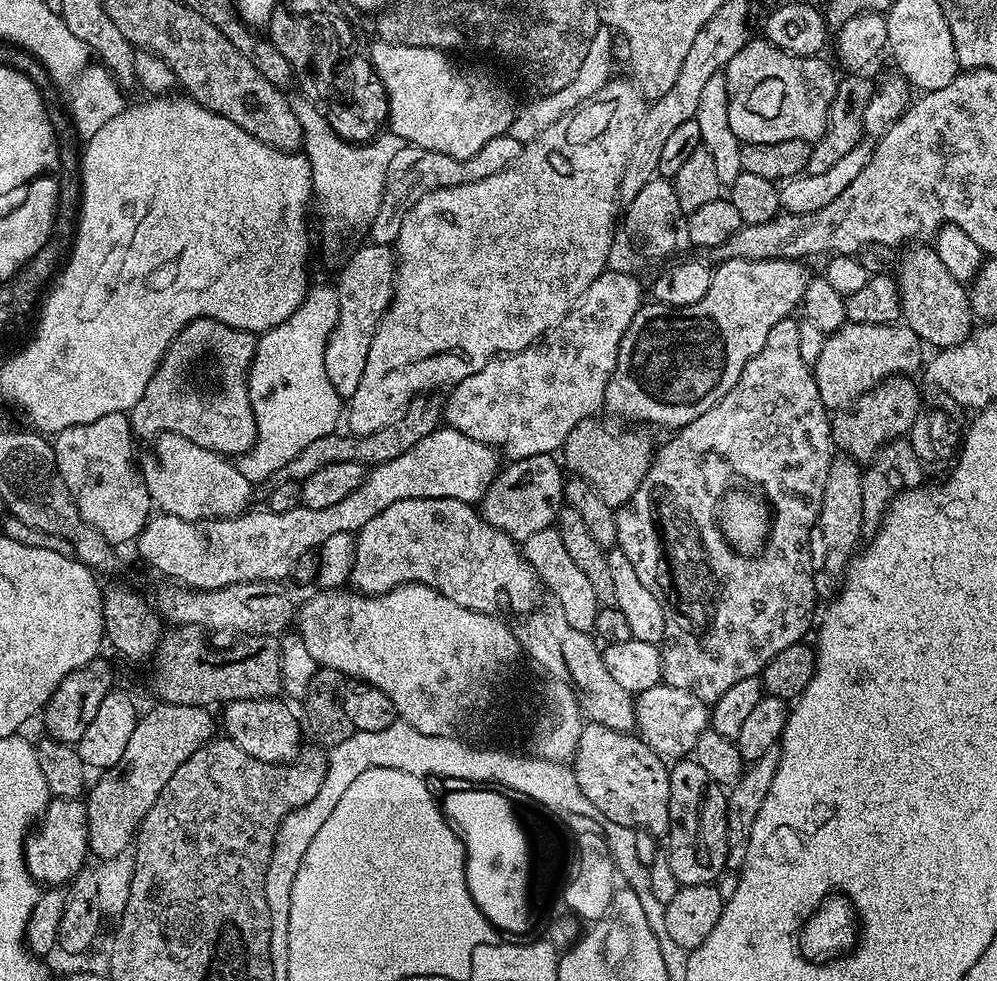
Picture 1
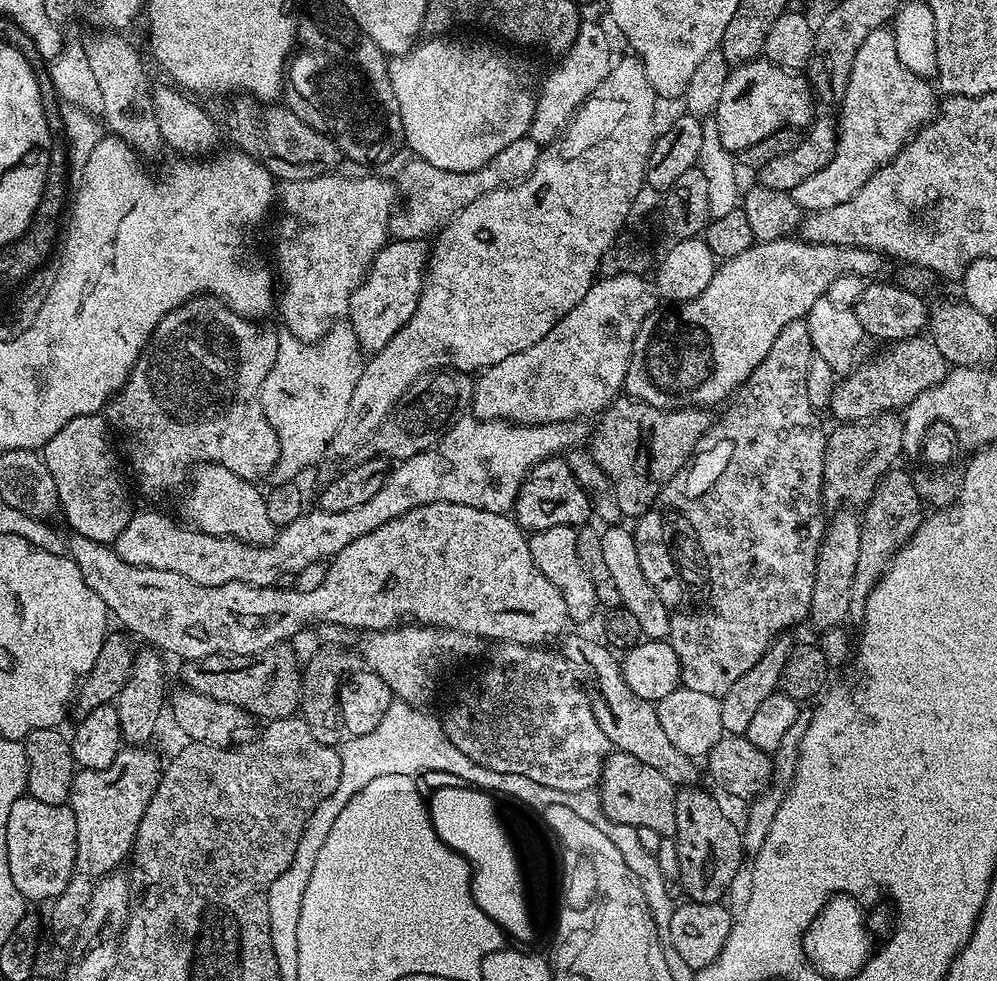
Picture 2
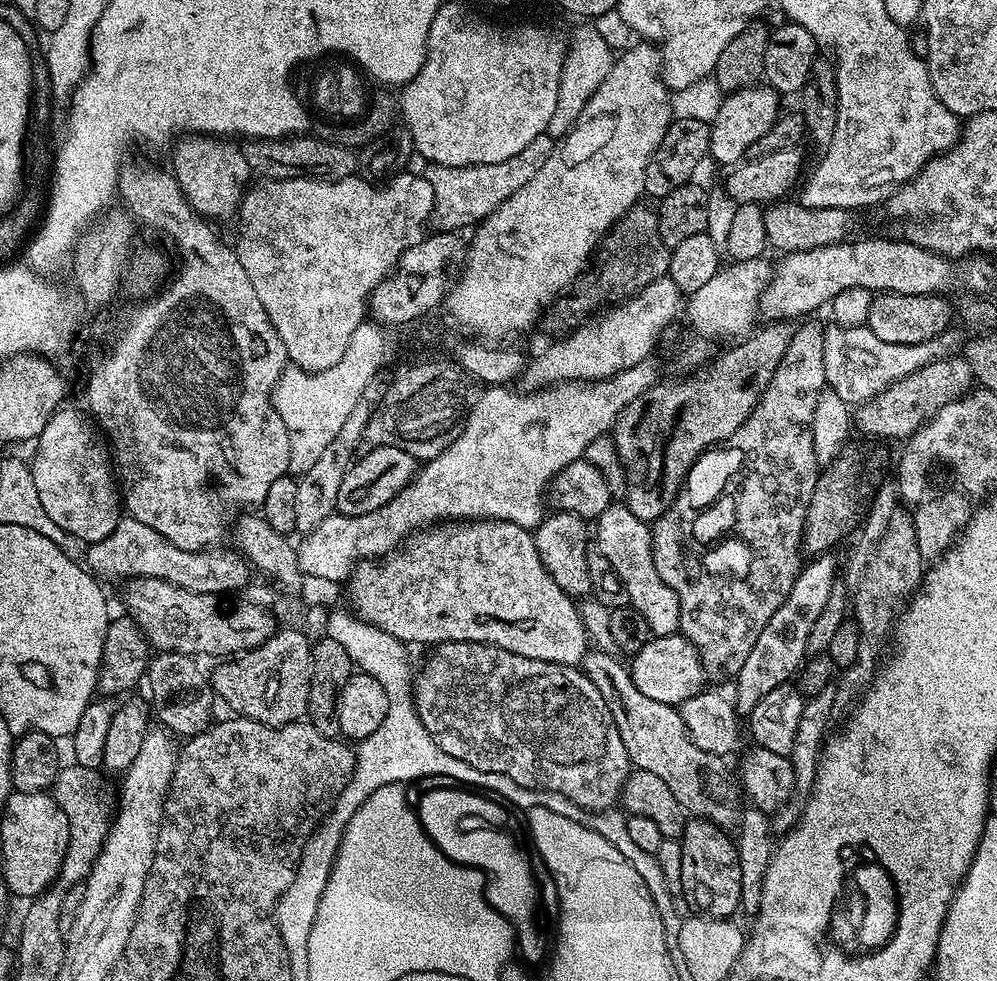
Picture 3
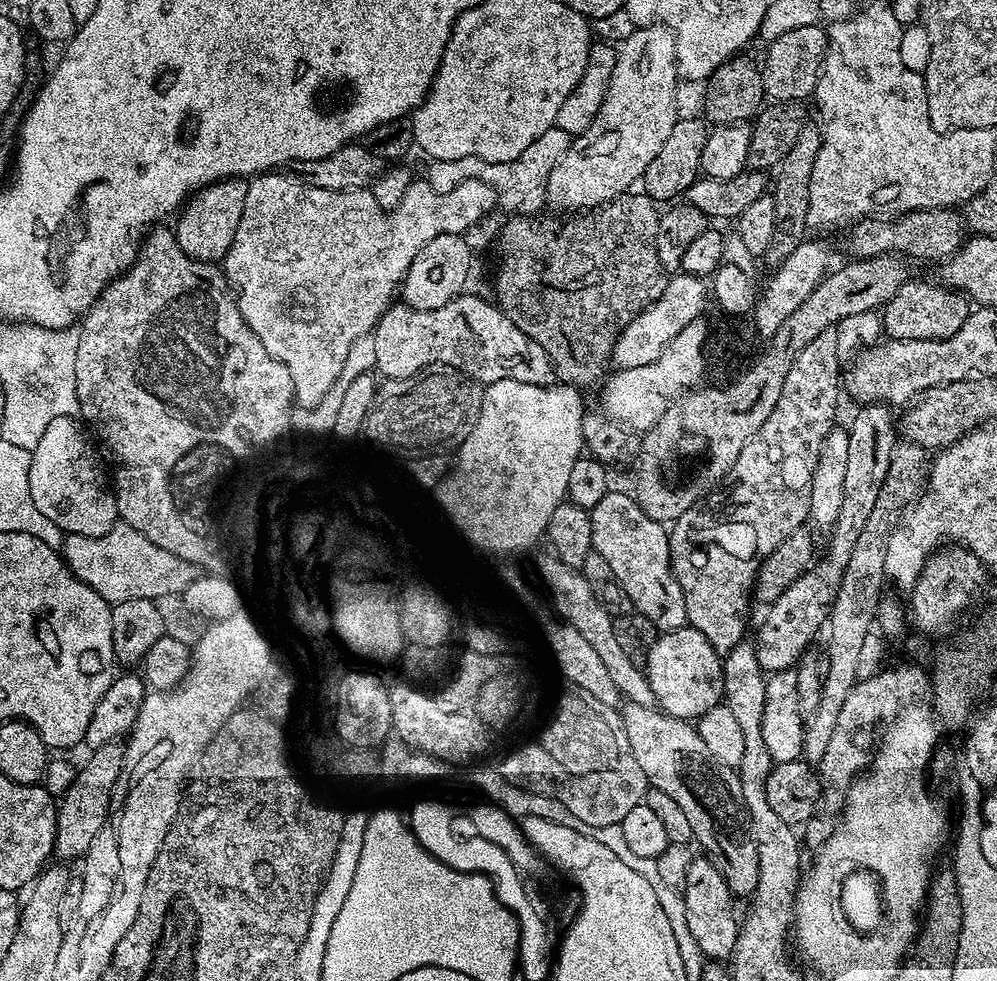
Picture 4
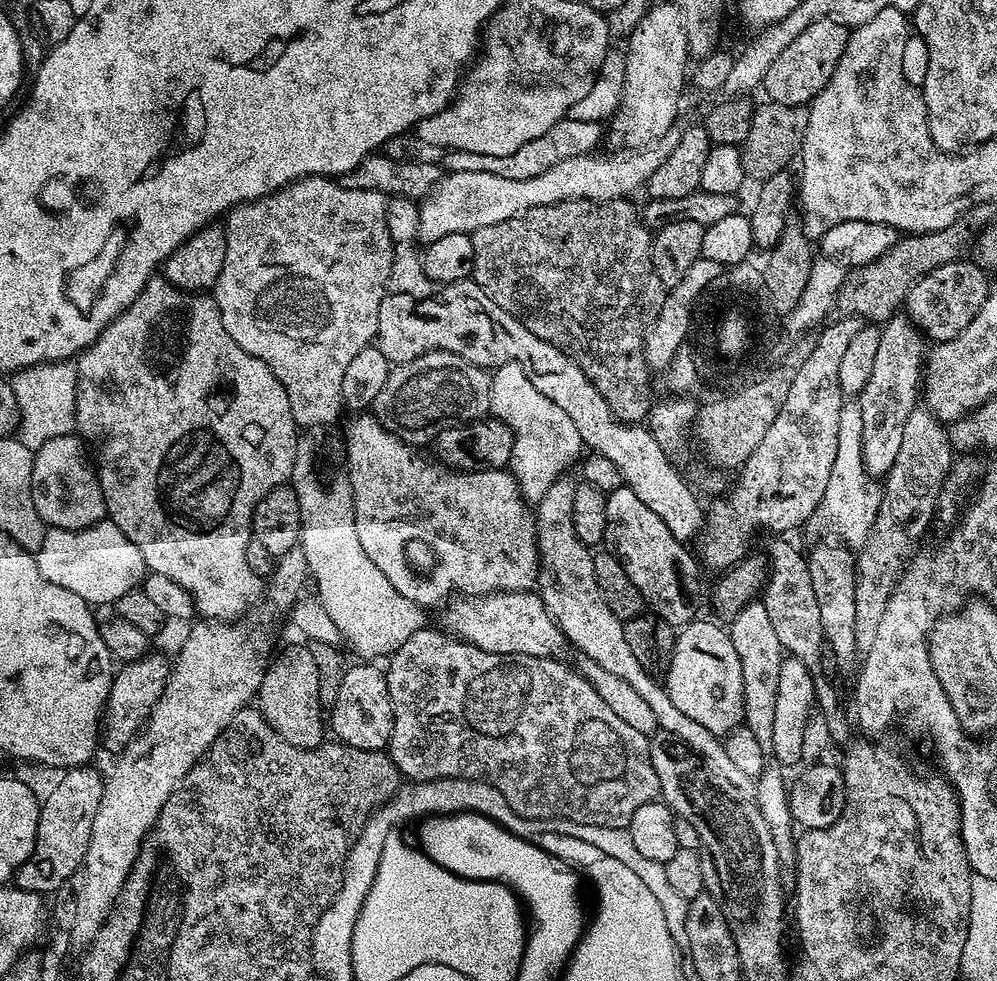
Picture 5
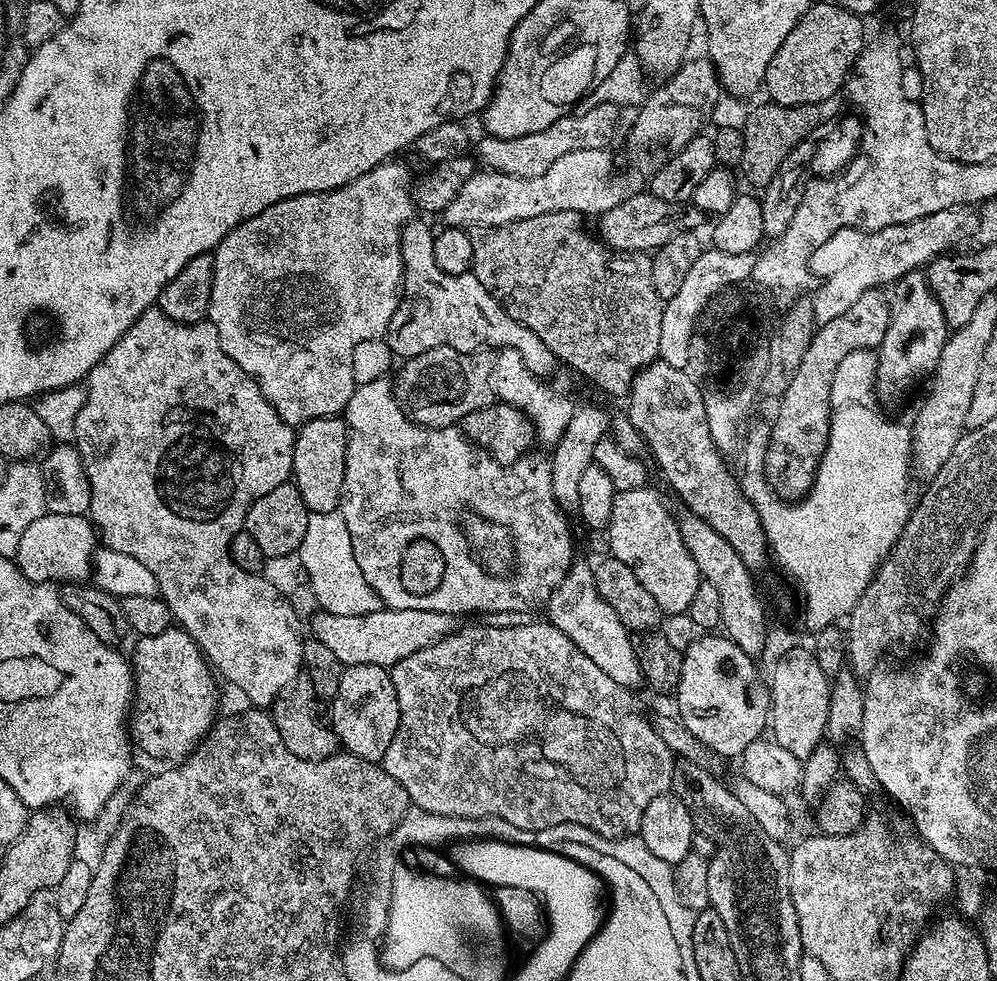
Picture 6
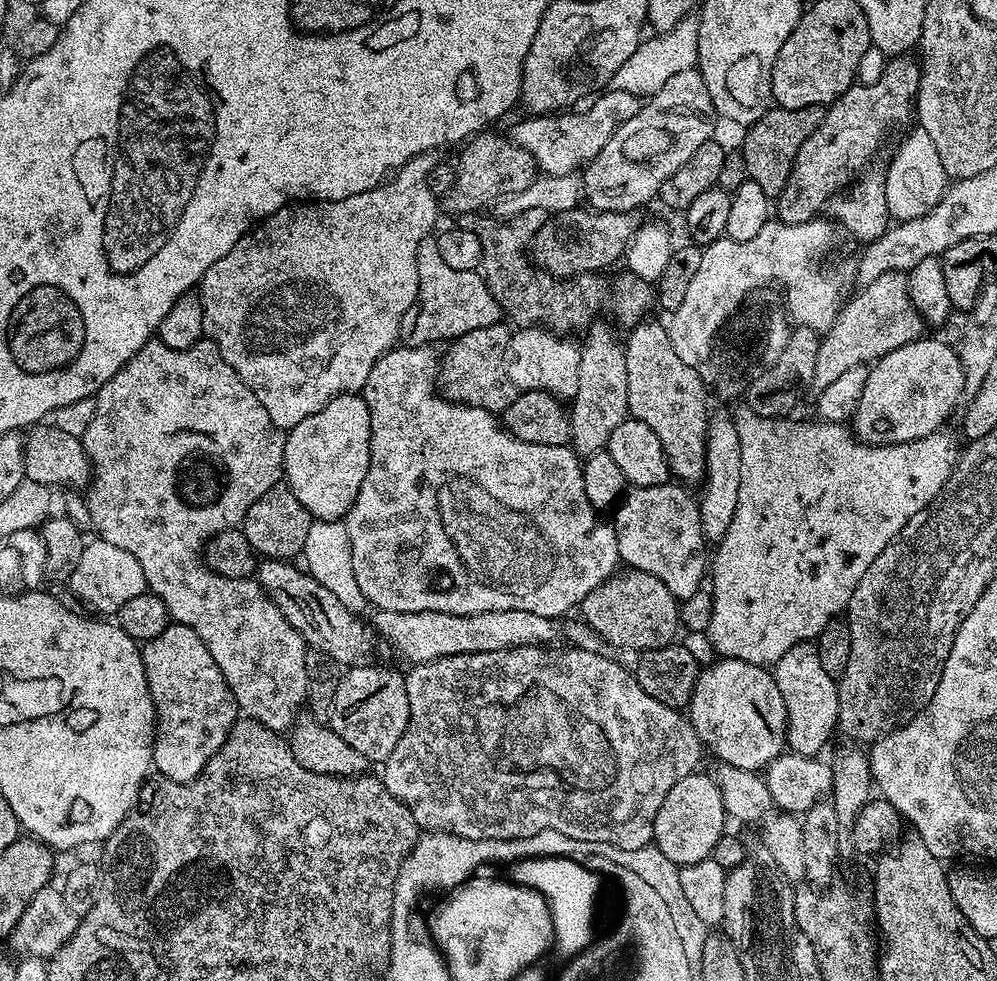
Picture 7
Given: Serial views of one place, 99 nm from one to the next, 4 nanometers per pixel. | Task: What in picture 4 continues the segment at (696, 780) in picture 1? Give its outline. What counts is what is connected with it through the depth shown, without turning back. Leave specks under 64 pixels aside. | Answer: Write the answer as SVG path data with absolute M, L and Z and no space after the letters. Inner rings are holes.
M694 858L690 862L690 870L686 872L686 886L682 890L684 913L686 914L686 926L692 935L692 943L698 946L698 950L709 961L728 962L732 959L732 952L736 948L736 933L738 931L738 912L732 909L734 897L730 886L726 886L726 878L712 865L707 858Z

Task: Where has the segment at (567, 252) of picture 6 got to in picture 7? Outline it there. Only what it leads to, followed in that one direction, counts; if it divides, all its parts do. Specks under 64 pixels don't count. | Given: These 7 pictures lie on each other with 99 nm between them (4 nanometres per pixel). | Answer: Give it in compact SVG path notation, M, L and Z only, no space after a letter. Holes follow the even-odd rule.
M526 210L517 216L510 216L504 219L489 214L469 214L459 217L459 227L478 234L478 242L482 242L482 258L480 259L479 271L484 277L490 294L500 304L501 313L513 325L516 326L539 326L549 330L564 330L571 324L583 324L588 326L593 323L594 318L604 307L608 307L622 323L626 326L633 326L649 315L648 307L654 304L654 288L651 283L640 277L631 274L623 274L612 285L608 285L603 275L589 274L586 276L573 276L569 279L557 279L544 268L537 266L533 261L524 257L524 251L532 240L532 235L539 233L544 224L549 223L550 214L546 210Z

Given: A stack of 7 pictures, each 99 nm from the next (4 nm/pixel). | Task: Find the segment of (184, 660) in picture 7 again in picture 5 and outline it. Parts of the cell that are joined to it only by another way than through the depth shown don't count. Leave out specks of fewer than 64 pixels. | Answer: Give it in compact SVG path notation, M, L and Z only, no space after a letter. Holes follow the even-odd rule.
M155 650L149 651L140 659L129 660L128 663L121 663L115 669L110 694L104 704L104 715L100 722L99 739L102 741L102 748L111 754L119 754L129 744L136 733L144 727L153 706L158 702L162 690L168 681L170 671L170 660Z

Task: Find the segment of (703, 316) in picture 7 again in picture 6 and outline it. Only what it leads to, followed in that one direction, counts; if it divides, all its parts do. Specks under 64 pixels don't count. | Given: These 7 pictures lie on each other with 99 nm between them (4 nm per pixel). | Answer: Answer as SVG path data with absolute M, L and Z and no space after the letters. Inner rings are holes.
M714 246L704 250L698 262L691 267L686 276L686 282L683 283L681 290L674 298L666 301L664 313L662 314L662 342L660 343L659 359L670 366L684 369L684 357L687 356L687 342L689 328L692 327L692 319L696 316L697 309L704 304L705 297L718 289L722 283L731 280L739 280L748 271L747 259L749 256L744 254L726 254L720 252Z

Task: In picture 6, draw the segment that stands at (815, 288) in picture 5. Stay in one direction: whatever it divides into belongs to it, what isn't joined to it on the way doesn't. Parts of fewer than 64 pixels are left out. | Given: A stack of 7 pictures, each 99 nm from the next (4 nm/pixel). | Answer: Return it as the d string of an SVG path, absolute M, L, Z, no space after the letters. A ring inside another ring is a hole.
M957 206L940 210L938 214L926 214L926 218L914 218L914 222L902 222L863 233L854 258L838 265L814 293L819 299L818 313L822 323L838 318L851 304L858 302L862 294L895 284L906 274L931 264L937 256L945 255L963 236L964 239L971 237L976 229L977 215L975 207Z

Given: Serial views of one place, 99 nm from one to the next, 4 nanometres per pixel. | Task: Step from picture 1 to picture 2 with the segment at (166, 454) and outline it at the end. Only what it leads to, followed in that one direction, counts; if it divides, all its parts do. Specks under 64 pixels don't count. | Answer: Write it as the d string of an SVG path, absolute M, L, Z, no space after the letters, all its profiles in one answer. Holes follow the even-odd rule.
M197 463L191 469L187 481L188 493L184 496L184 516L197 532L211 536L233 536L248 544L268 544L276 536L278 529L266 514L264 492L253 481L238 478L232 470L221 464Z

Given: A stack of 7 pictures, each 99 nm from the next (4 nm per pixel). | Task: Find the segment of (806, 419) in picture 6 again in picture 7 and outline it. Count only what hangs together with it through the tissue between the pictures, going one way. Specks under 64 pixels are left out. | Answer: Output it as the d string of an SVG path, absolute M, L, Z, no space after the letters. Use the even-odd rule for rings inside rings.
M907 272L882 274L859 290L860 293L857 291L841 307L835 322L824 333L822 344L818 347L818 359L812 378L812 388L817 393L826 390L826 386L835 382L845 370L850 370L850 366L878 361L900 346L906 346L925 335L924 320L918 314L914 302L910 302Z

